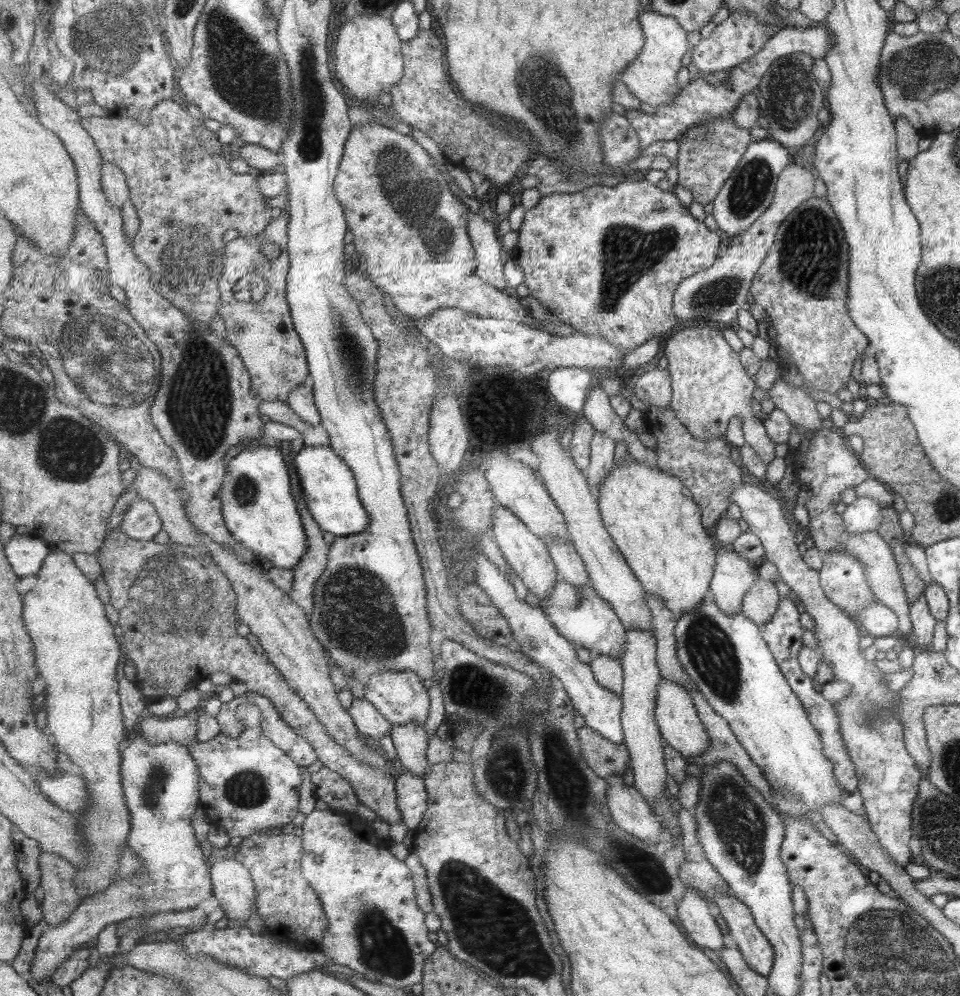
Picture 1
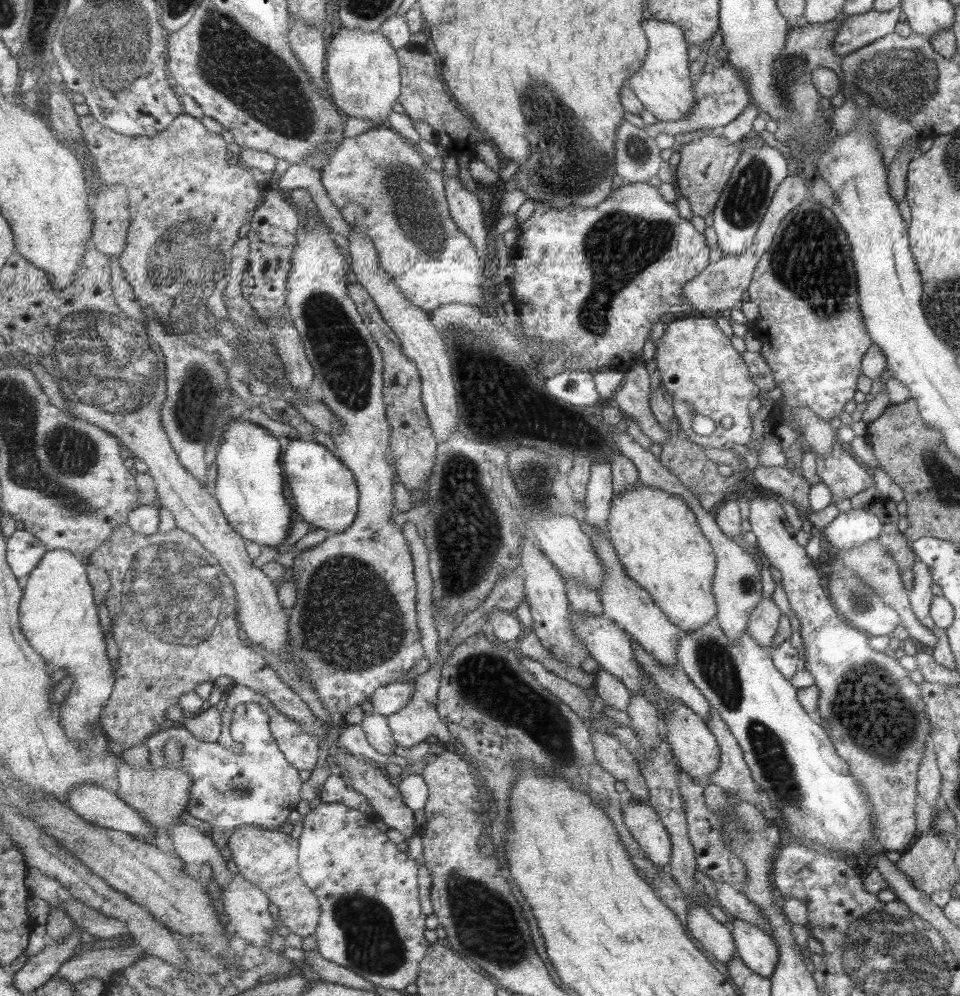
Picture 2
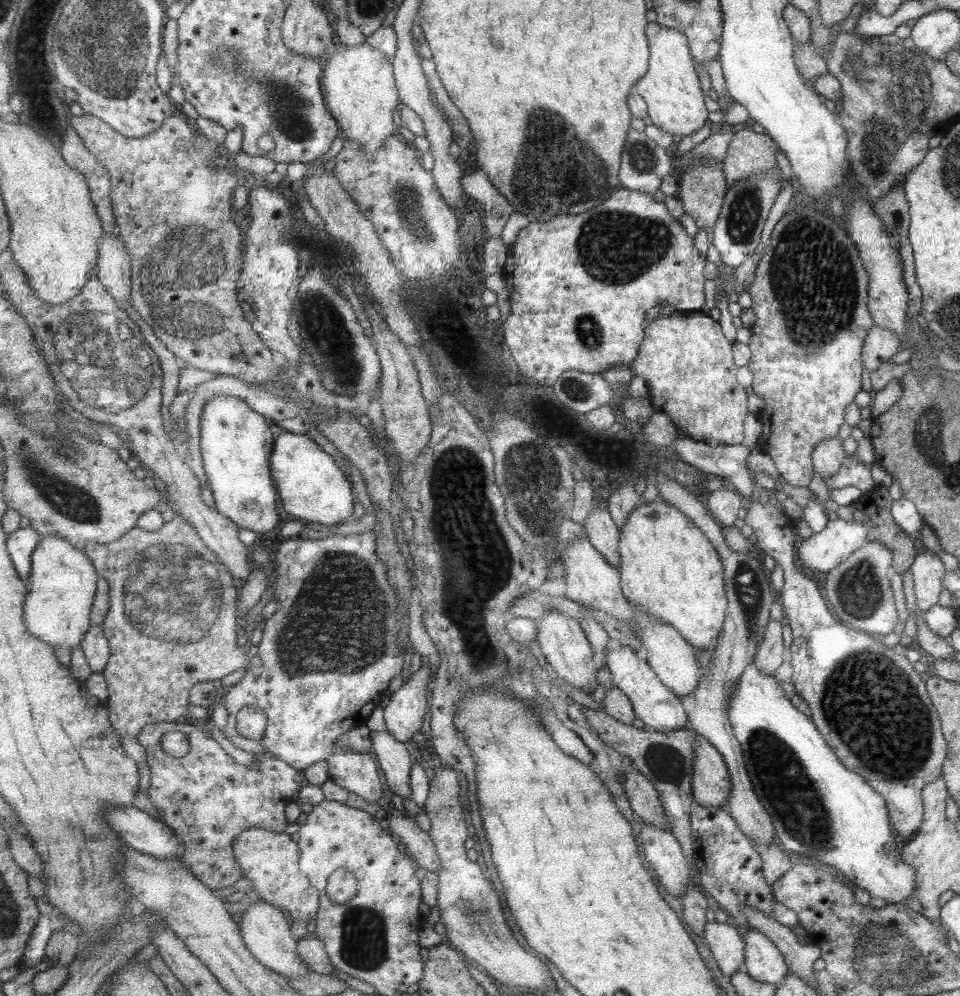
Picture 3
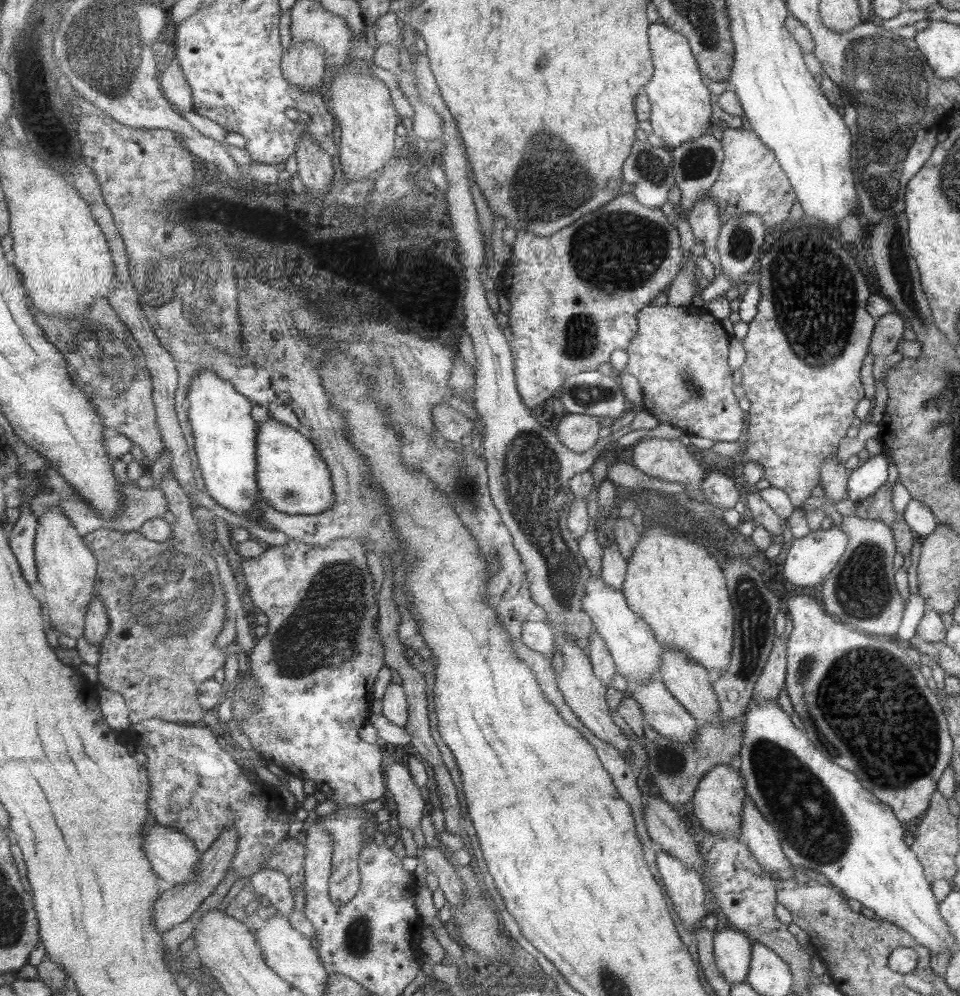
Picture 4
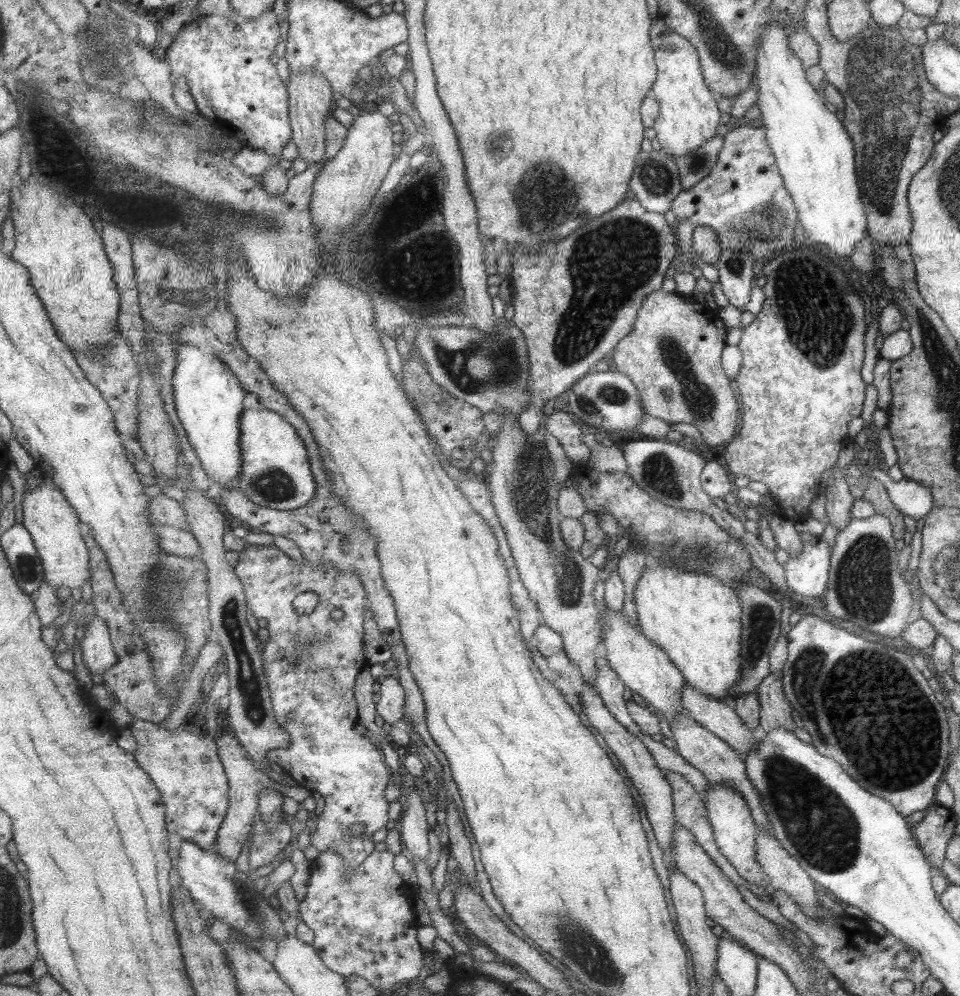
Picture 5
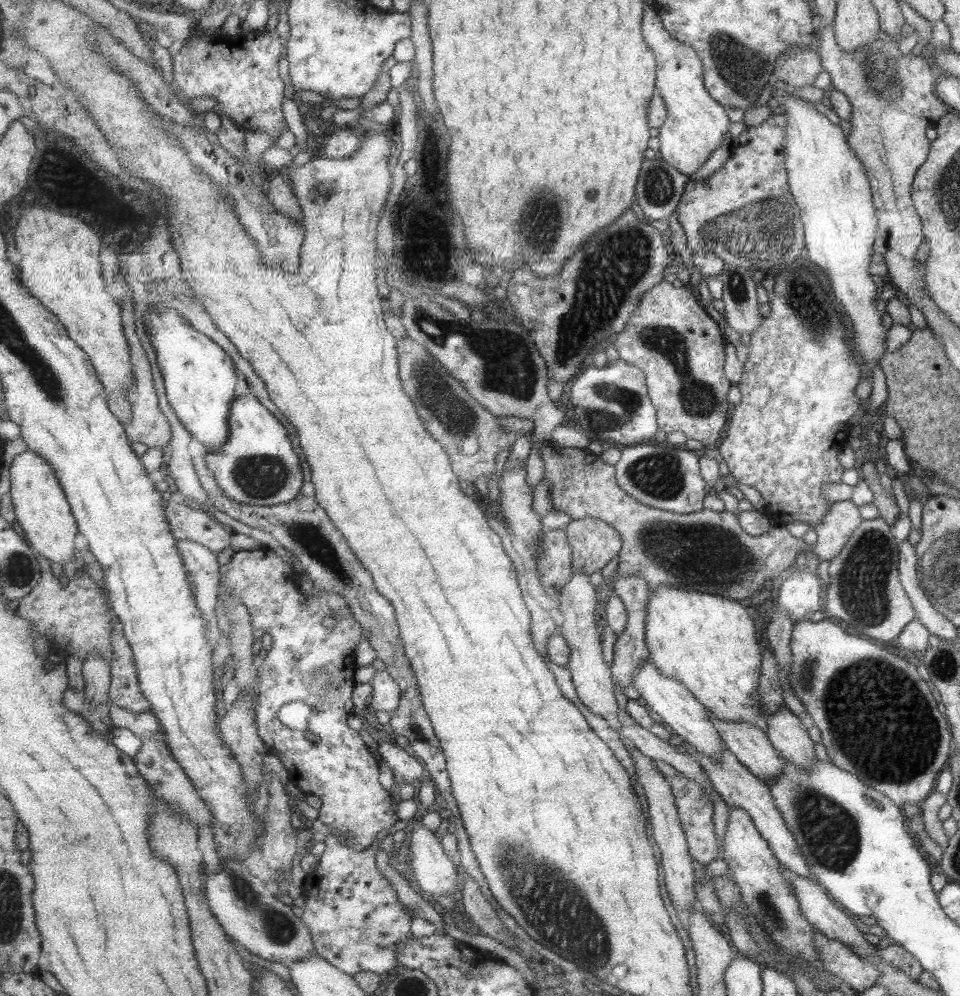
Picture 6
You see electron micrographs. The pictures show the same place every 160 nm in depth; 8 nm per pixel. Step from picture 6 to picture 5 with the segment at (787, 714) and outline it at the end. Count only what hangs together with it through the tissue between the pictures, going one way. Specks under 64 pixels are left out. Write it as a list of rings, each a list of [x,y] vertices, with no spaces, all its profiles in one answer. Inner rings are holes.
[[[782,672],[770,673],[761,680],[757,691],[757,702],[759,702],[759,733],[769,733],[771,729],[779,727],[793,732],[796,726],[791,719],[792,708],[787,704],[788,700],[783,698],[781,692]]]

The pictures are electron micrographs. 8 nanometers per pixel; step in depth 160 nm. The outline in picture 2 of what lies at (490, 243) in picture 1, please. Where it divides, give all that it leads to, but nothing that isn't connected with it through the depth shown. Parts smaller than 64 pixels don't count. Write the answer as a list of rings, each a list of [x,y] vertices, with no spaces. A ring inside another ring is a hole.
[[[457,176],[444,177],[448,190],[448,202],[453,219],[476,246],[481,260],[487,256],[487,244],[490,241],[490,232],[485,230],[485,214],[478,196],[469,192]]]

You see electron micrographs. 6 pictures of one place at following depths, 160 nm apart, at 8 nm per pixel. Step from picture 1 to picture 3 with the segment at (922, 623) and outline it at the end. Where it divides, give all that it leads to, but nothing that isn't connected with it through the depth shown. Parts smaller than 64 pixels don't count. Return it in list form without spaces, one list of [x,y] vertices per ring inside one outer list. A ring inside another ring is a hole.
[[[919,551],[909,568],[913,581],[916,611],[925,612],[937,604],[939,592],[943,590],[943,563],[932,551]]]

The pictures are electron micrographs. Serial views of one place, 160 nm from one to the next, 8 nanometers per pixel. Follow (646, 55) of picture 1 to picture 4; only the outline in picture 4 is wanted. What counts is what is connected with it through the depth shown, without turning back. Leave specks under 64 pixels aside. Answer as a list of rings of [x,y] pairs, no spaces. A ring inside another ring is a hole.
[[[649,23],[648,33],[649,48],[652,51],[652,64],[655,66],[652,79],[643,88],[650,104],[648,121],[652,133],[660,138],[660,142],[665,147],[670,147],[672,150],[680,144],[699,138],[701,134],[706,134],[705,130],[707,130],[707,126],[710,126],[711,108],[709,108],[709,104],[711,104],[711,96],[709,96],[709,90],[701,82],[700,70],[697,70],[697,64],[693,60],[694,53],[689,52],[689,46],[687,46],[688,39],[682,33],[670,29],[665,24]]]

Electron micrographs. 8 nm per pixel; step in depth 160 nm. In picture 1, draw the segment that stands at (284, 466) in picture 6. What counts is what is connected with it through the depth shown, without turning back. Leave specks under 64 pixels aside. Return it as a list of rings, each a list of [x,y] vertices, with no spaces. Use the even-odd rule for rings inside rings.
[[[302,446],[293,458],[309,512],[325,532],[335,537],[356,535],[370,526],[368,509],[360,499],[358,482],[350,466],[331,446]]]

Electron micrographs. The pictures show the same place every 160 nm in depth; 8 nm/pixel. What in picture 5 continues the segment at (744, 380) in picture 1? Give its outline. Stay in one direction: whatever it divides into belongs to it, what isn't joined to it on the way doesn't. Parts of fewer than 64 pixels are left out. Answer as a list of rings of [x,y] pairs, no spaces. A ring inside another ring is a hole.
[[[661,289],[650,292],[641,303],[633,332],[616,346],[609,361],[615,369],[625,373],[637,385],[645,415],[661,419],[669,425],[679,422],[692,424],[699,431],[705,446],[716,448],[738,431],[735,420],[740,418],[729,378],[725,376],[719,362],[723,344],[725,326],[719,318],[715,318],[708,305],[692,296],[684,297]]]

